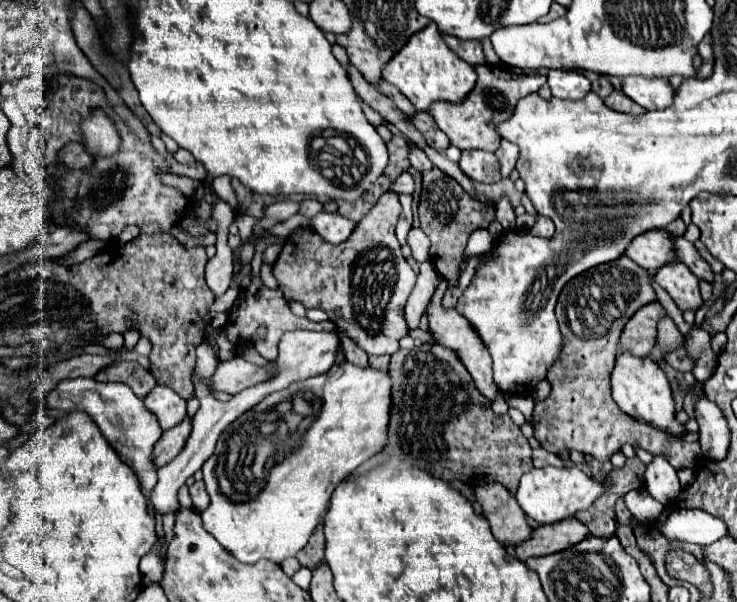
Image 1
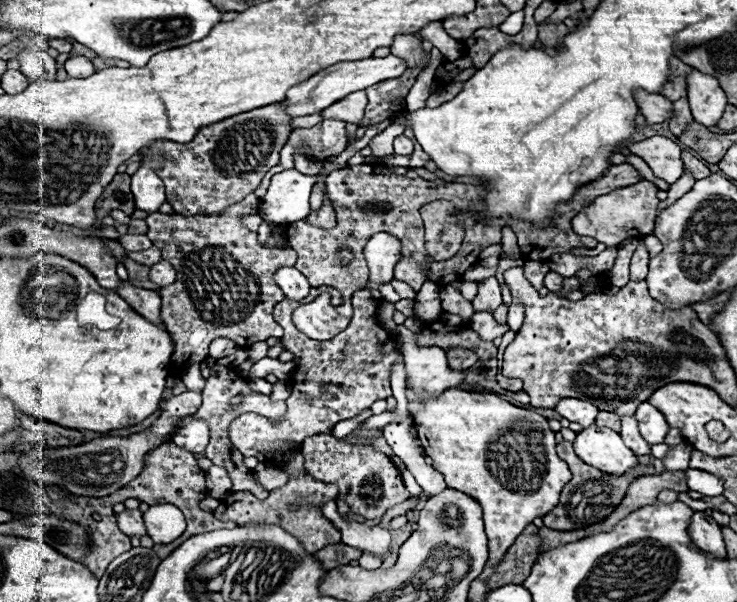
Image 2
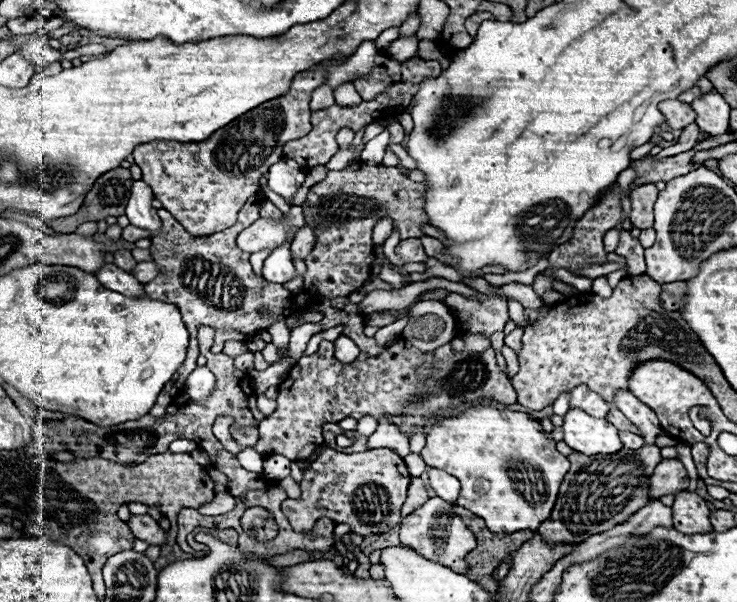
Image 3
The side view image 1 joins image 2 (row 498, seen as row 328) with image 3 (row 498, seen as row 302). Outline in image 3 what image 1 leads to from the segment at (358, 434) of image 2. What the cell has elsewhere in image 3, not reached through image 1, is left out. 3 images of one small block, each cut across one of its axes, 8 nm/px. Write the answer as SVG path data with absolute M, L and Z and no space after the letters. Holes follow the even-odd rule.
M324 450L308 468L304 470L304 480L300 484L300 500L284 500L282 512L288 516L296 532L308 532L314 522L322 516L338 522L350 524L352 532L362 534L384 534L396 524L400 524L400 508L406 500L410 484L410 474L404 460L388 450L366 450L360 454L342 454L336 450Z

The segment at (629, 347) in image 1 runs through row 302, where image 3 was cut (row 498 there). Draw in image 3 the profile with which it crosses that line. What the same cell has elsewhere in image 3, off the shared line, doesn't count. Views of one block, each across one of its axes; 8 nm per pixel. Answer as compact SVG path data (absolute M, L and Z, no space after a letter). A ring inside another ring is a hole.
M662 460L650 476L650 502L660 500L666 494L682 492L688 488L688 472L680 460Z

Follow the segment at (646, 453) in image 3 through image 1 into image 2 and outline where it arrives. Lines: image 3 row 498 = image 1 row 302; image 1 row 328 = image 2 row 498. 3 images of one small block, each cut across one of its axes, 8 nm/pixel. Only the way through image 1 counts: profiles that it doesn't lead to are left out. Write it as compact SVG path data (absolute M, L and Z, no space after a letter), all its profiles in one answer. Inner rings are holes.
M560 442L556 446L556 450L558 450L558 456L568 462L574 478L562 490L560 504L552 512L548 512L544 516L544 526L552 528L552 530L578 530L578 528L586 528L586 526L592 526L592 524L600 522L602 518L606 518L622 502L622 498L624 498L626 488L630 486L630 482L634 478L638 478L638 476L644 474L644 466L638 466L630 474L614 478L614 476L608 476L608 474L604 474L604 472L600 472L596 468L590 468L588 464L584 464L582 460L578 460L578 456L574 454L574 448L572 448L570 442ZM588 476L592 476L592 490L588 486L590 484Z

